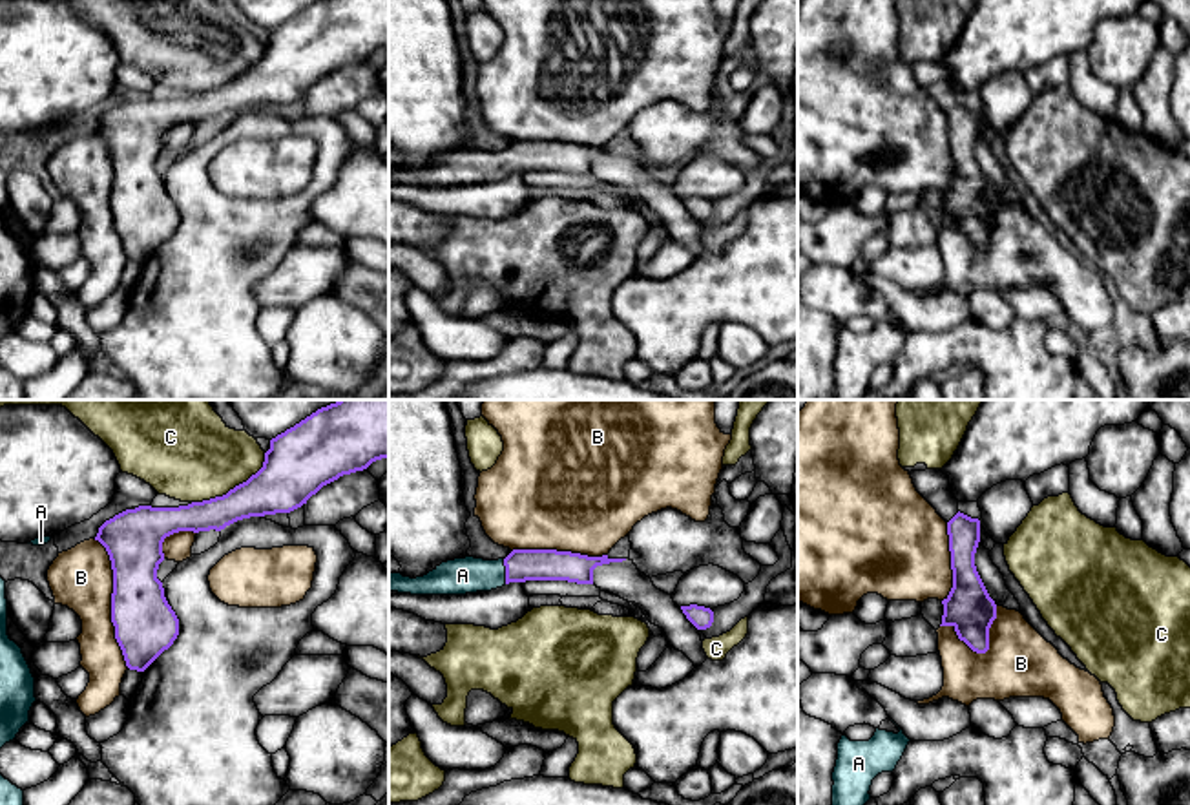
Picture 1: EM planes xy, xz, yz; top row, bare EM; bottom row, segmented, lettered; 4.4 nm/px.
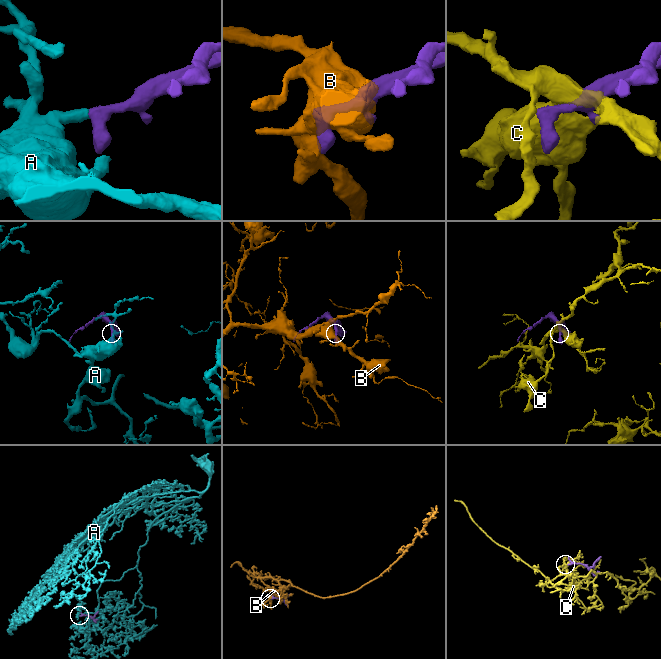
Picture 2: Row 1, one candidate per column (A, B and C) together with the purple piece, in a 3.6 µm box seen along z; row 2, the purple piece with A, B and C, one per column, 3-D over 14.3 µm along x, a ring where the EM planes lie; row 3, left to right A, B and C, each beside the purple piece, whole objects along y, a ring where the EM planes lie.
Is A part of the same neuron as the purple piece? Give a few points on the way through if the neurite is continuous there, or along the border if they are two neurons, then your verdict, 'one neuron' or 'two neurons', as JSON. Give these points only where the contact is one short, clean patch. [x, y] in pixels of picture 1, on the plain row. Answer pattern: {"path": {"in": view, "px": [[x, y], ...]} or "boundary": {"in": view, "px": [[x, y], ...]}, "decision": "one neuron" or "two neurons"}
{"path": {"in": "xz", "px": [[521, 156], [506, 163], [462, 167]]}, "decision": "one neuron"}

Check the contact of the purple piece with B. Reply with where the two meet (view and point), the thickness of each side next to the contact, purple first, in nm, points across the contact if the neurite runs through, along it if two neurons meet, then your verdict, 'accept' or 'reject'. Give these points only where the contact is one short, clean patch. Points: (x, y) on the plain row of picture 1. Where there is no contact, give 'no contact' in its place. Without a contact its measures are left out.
contact xy (112, 194); calibres 280 and 280 nm; reject

